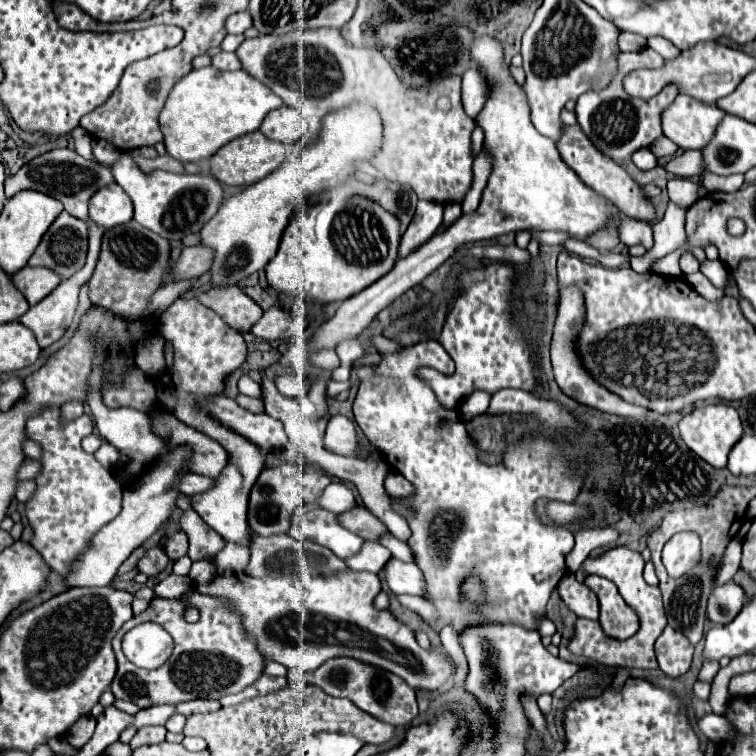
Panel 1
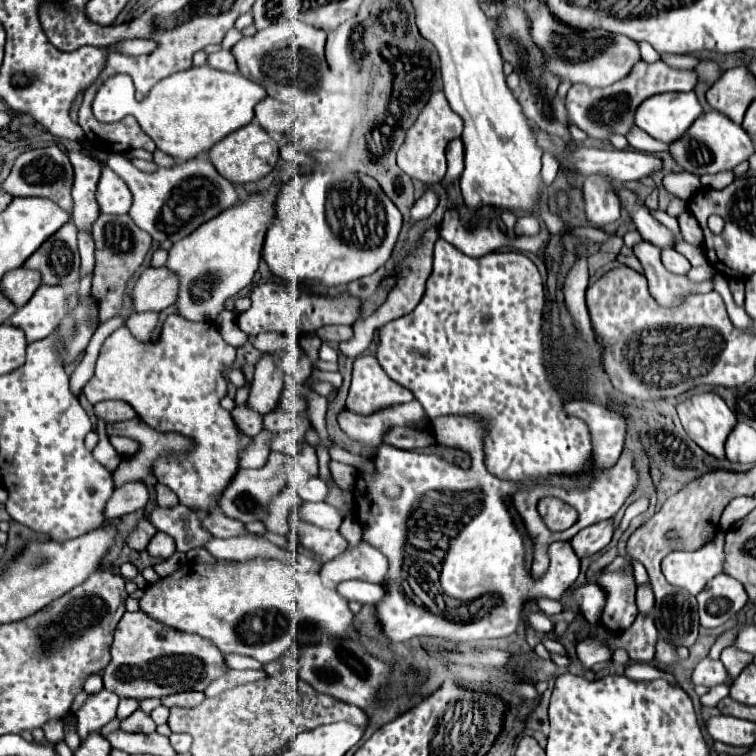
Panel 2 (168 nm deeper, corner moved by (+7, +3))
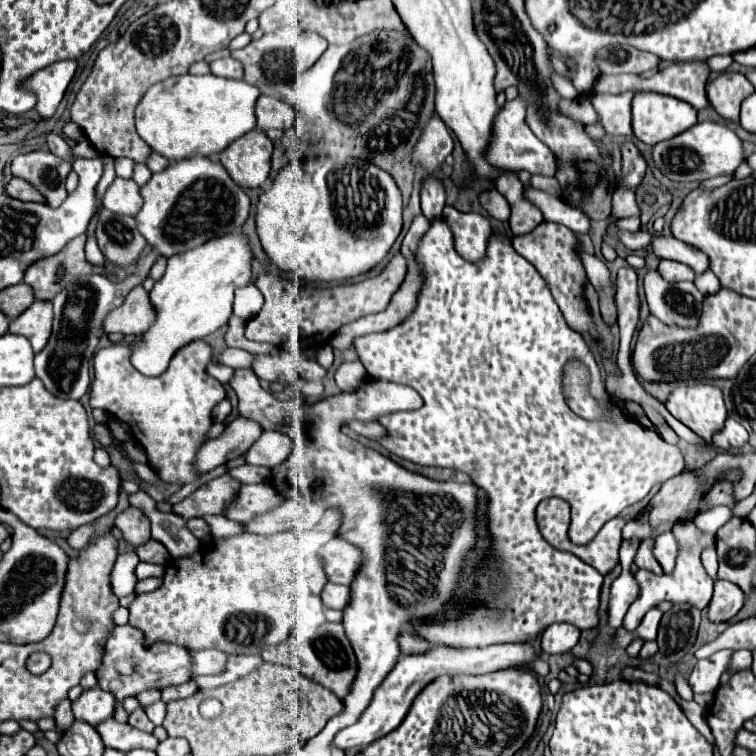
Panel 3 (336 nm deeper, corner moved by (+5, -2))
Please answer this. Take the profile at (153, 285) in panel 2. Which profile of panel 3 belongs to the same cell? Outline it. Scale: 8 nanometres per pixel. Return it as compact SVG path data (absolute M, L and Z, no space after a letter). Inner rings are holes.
M137 286L135 290L131 290L131 294L127 296L125 304L117 310L111 310L105 316L103 322L103 334L141 334L141 330L147 330L151 326L151 322L155 320L155 310L151 306L149 300L149 292L143 286Z

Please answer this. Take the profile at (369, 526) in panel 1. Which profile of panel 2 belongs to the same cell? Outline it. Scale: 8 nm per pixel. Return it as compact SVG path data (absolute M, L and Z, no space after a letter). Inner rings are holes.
M303 503L299 509L293 509L291 521L309 521L323 529L339 529L343 515L337 507L329 503Z

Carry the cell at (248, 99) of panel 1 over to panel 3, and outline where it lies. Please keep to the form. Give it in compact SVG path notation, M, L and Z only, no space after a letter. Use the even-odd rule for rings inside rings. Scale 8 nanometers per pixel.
M215 74L173 76L145 92L135 108L135 126L151 150L169 160L183 160L195 154L211 156L257 126L255 102L259 94L257 86L245 80L229 80Z

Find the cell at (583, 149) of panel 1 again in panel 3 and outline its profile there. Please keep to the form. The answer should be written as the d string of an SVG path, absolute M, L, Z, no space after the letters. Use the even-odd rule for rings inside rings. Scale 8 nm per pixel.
M655 236L653 242L651 242L651 248L659 258L669 258L669 260L687 264L689 268L693 268L695 274L703 274L705 270L709 270L707 254L703 254L695 246L689 246L681 240L677 240L677 238Z

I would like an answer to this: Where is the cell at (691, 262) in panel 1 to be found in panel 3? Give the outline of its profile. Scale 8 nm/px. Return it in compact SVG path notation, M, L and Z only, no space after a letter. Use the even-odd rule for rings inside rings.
M661 260L657 264L657 272L669 280L669 282L681 282L681 280L695 280L695 272L681 264L681 262L675 262L675 260Z

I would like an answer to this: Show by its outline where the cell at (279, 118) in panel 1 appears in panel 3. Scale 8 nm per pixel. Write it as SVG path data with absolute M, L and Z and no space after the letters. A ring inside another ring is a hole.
M259 96L255 104L255 116L257 116L257 128L277 128L277 130L289 130L295 124L295 108L287 102L271 96Z

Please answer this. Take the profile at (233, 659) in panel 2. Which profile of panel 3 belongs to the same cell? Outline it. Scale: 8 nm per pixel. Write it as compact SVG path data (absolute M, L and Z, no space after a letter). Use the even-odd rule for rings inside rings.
M189 650L191 664L193 664L193 676L199 674L219 674L227 660L225 652L219 650Z

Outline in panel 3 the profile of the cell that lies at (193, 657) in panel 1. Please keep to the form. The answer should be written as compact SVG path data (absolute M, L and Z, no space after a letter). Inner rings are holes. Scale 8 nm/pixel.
M125 624L125 626L117 626L109 634L103 660L95 676L99 688L109 690L117 700L123 700L127 696L137 696L147 688L161 690L165 686L177 686L191 680L191 658L185 648L169 642L155 642L151 646L145 646L141 630Z

